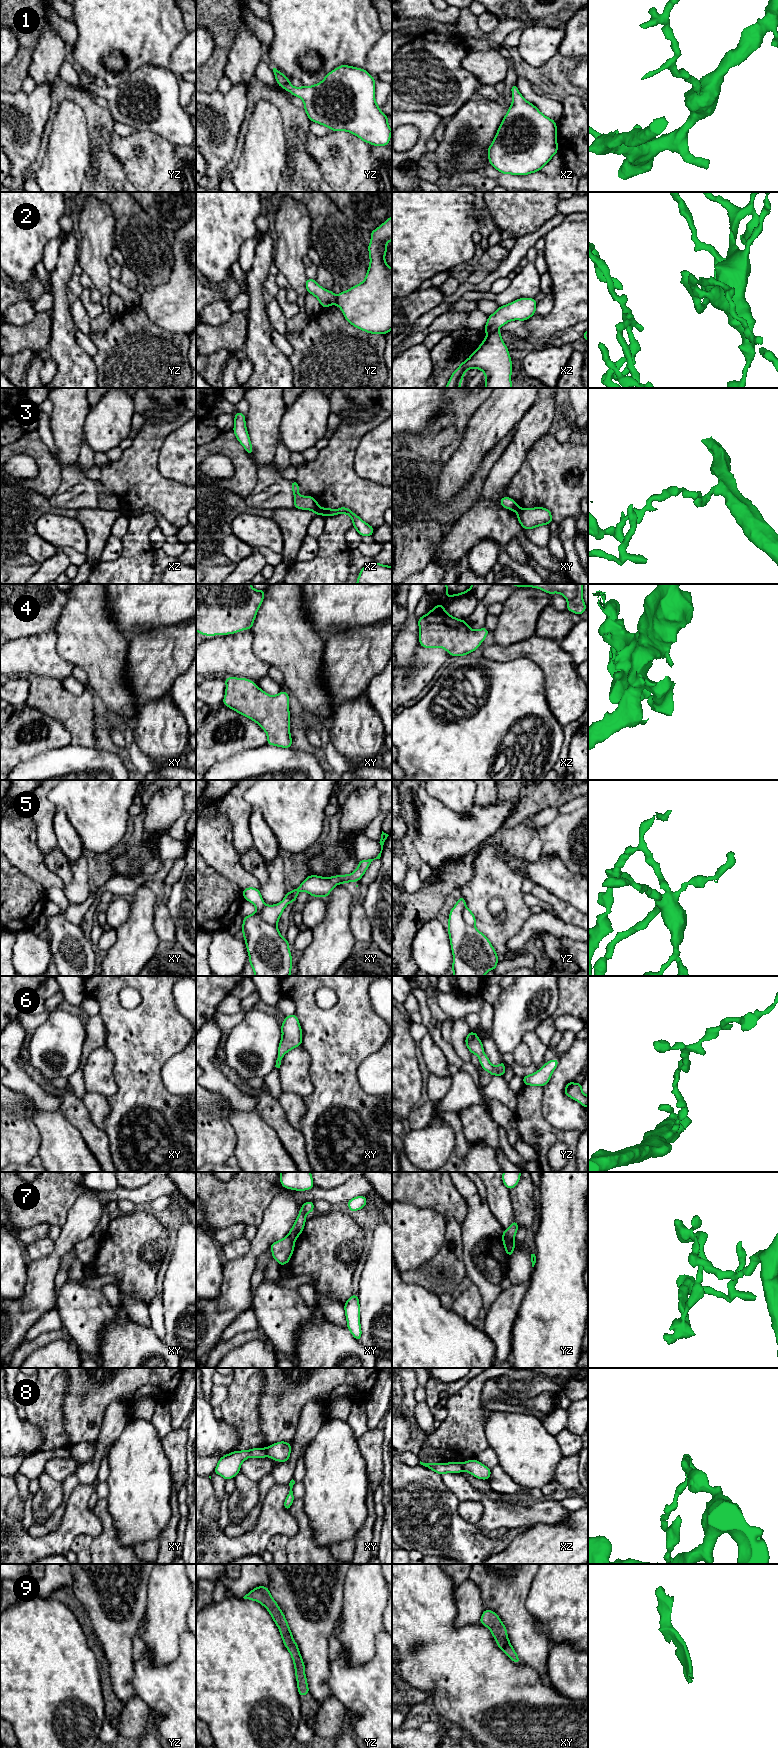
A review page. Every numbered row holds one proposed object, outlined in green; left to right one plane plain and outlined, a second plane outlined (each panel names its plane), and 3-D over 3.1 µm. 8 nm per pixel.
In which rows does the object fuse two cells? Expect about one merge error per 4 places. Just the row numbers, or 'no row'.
2, 3, 7, 8

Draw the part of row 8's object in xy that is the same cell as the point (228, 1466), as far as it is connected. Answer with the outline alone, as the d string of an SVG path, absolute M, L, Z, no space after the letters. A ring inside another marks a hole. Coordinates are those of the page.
M261 1447L250 1450L233 1451L219 1459L213 1474L221 1475L225 1481L227 1481L240 1473L241 1464L247 1458L265 1458L266 1456L266 1448Z

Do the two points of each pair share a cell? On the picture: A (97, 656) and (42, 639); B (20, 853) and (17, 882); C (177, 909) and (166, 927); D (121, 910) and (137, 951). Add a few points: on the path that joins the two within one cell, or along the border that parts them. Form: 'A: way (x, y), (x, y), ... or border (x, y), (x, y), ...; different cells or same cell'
A: border (55, 630), (56, 651), (70, 662); different cells
B: border (10, 862), (38, 882); different cells
C: border (165, 905), (175, 928), (176, 941); different cells
D: border (129, 898), (130, 915), (115, 929); different cells

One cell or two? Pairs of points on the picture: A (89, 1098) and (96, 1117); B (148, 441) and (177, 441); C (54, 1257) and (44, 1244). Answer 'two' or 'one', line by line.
A: one
B: two
C: two

